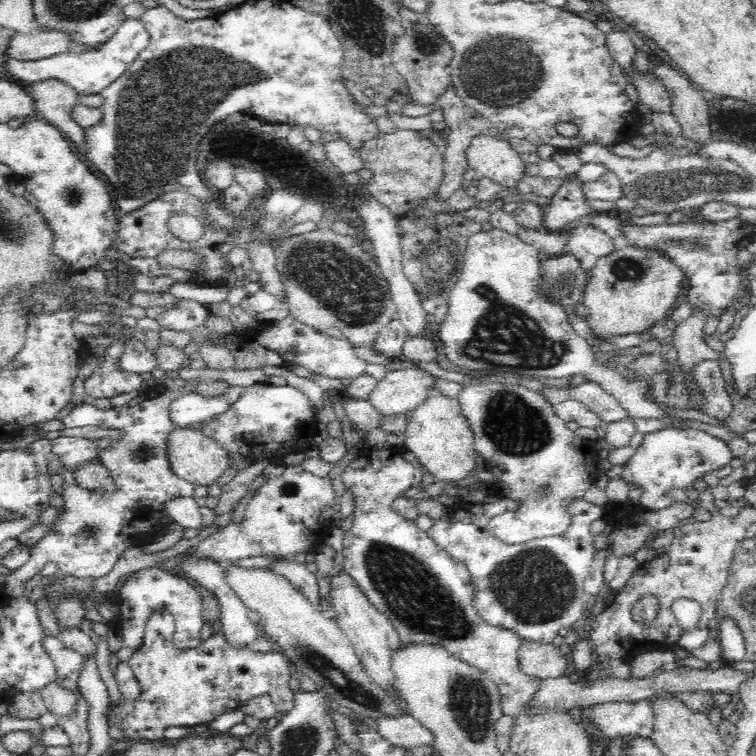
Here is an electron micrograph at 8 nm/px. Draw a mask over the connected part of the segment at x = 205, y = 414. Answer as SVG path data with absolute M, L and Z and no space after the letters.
M190 392L176 397L169 404L167 415L175 428L188 429L194 422L203 424L210 418L221 415L230 406L224 395L202 398L199 394Z

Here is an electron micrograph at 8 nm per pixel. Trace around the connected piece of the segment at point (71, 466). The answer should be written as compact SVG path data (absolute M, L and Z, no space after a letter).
M58 436L51 440L51 451L58 455L67 471L73 472L77 466L96 461L97 450L94 439Z

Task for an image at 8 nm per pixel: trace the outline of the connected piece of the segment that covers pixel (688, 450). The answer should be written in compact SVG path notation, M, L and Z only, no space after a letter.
M665 428L645 435L635 454L625 463L620 478L633 486L639 486L639 504L642 509L656 511L673 503L668 495L672 489L692 488L704 474L726 466L733 458L729 444L703 430L688 428Z

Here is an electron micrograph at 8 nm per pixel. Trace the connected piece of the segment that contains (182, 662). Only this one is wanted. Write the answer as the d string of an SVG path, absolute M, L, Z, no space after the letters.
M166 609L155 610L150 613L145 622L142 648L127 660L127 665L140 683L142 696L140 701L130 703L125 699L122 709L109 711L108 722L124 732L125 740L155 741L164 736L166 728L178 726L183 732L197 724L208 724L216 716L234 711L256 696L269 696L276 705L277 712L286 714L294 709L294 690L290 687L290 676L294 674L285 656L277 650L262 653L250 650L249 646L242 650L234 650L223 637L223 632L212 633L192 650L180 650L173 642L175 632L174 618Z

